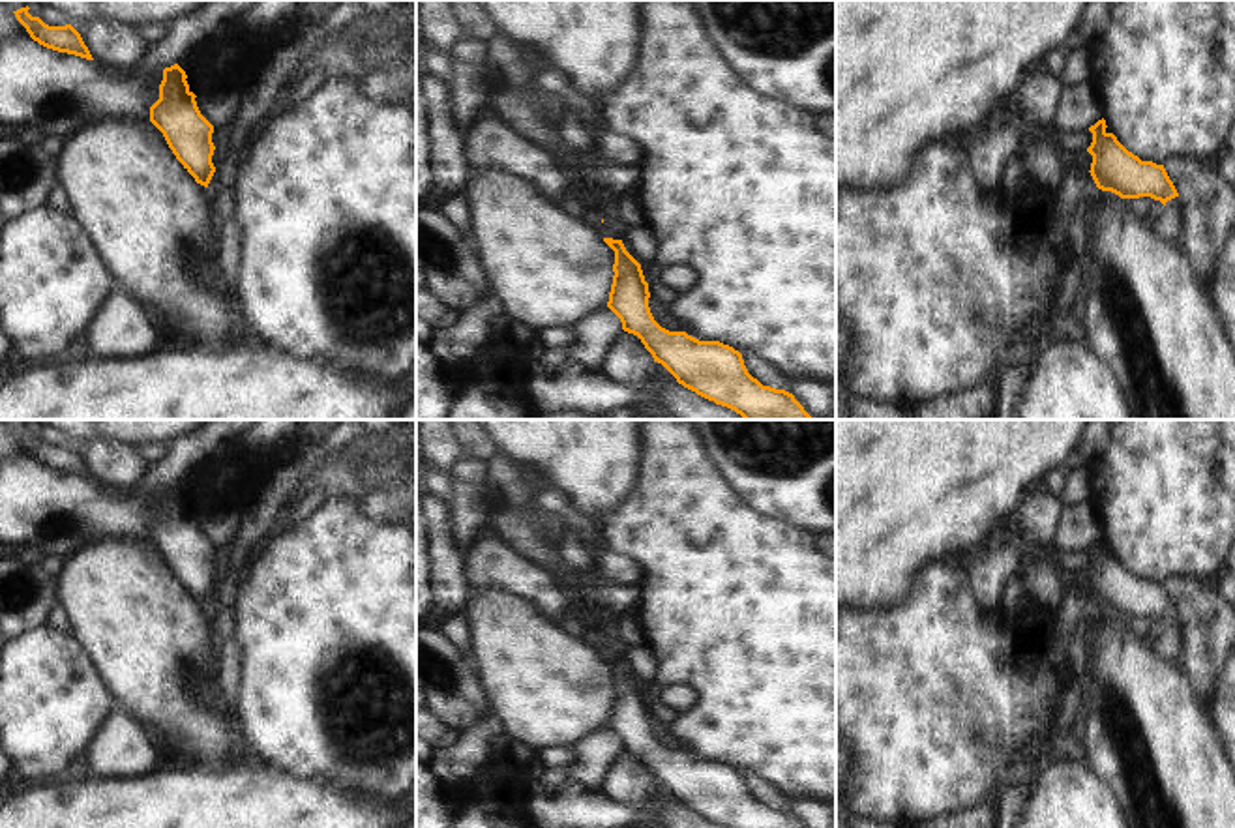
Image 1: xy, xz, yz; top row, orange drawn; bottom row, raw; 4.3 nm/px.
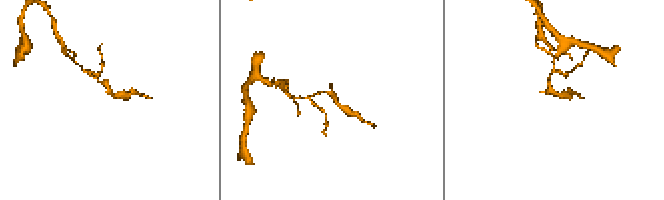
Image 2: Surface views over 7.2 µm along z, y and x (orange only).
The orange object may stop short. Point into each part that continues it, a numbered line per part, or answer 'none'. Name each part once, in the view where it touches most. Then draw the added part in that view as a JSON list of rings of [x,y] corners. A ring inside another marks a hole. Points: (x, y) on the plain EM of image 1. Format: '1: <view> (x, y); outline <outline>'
none

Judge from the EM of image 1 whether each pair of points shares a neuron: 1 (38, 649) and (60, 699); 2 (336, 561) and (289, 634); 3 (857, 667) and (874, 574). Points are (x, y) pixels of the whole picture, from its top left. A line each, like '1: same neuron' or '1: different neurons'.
1: same neuron
2: same neuron
3: different neurons

